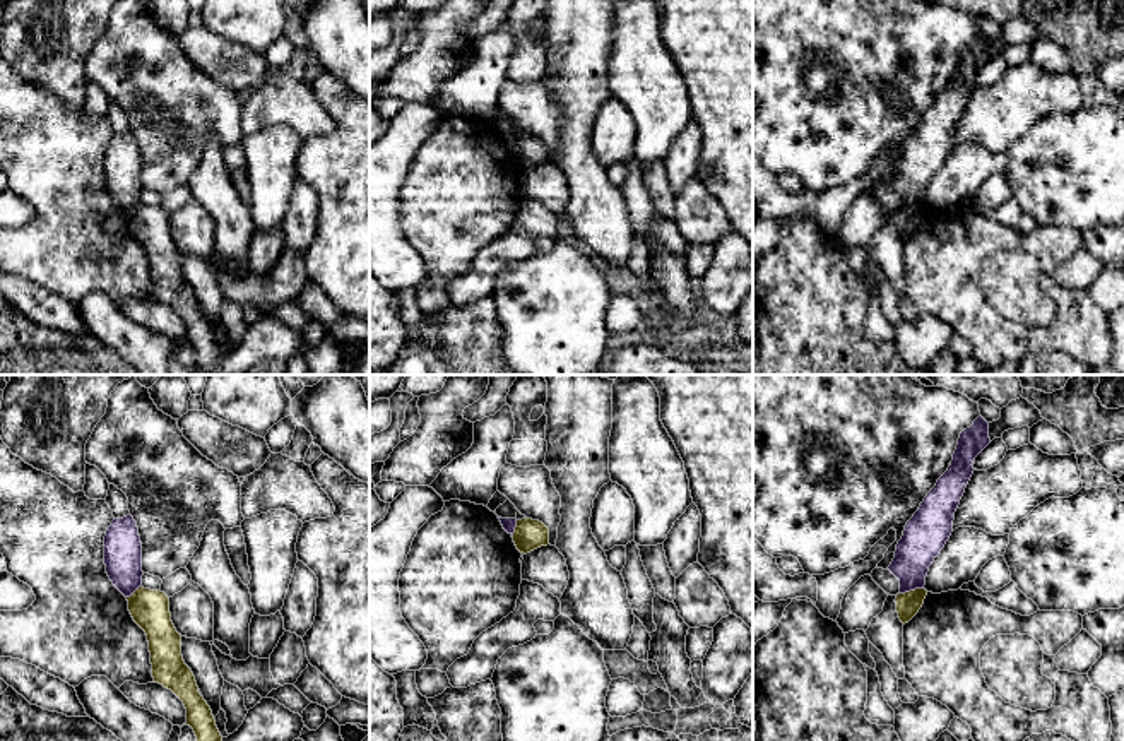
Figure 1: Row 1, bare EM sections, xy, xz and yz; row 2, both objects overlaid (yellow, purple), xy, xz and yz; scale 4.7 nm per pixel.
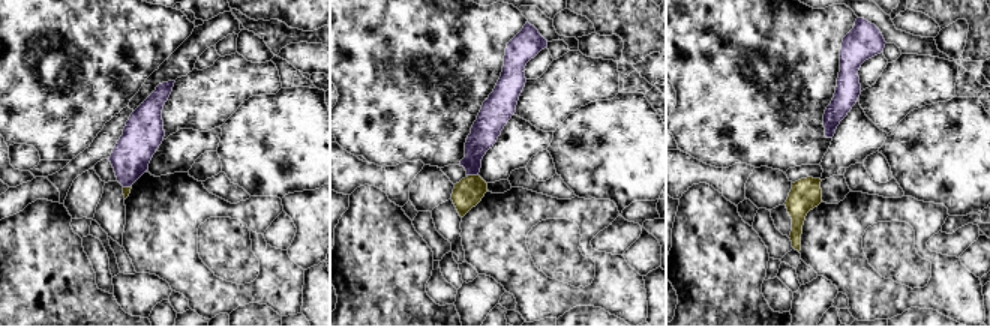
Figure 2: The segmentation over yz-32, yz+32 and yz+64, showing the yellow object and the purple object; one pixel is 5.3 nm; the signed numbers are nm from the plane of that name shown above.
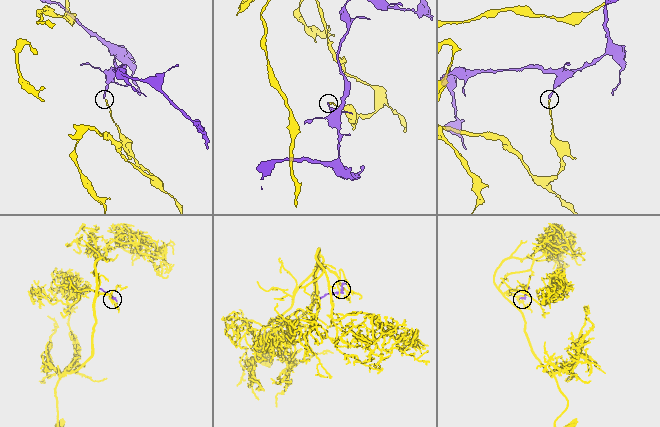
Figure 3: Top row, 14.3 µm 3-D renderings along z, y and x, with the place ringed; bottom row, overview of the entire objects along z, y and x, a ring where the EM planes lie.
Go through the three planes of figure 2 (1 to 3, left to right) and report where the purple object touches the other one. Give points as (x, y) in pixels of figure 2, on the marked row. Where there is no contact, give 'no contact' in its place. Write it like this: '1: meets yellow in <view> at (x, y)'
1: meets yellow in yz-32 at (126, 188)
2: meets yellow in yz+32 at (473, 176)
3: no contact

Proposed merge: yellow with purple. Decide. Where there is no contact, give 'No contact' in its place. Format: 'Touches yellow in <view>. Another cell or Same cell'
Touches yellow in yz. Another cell

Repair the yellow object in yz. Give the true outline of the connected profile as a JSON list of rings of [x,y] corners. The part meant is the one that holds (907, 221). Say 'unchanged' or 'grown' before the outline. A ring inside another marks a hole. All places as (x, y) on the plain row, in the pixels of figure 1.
unchanged; [[[915,205],[915,207],[896,212],[895,216],[896,229],[903,241],[908,240],[919,229],[926,212],[927,212],[926,205]]]

